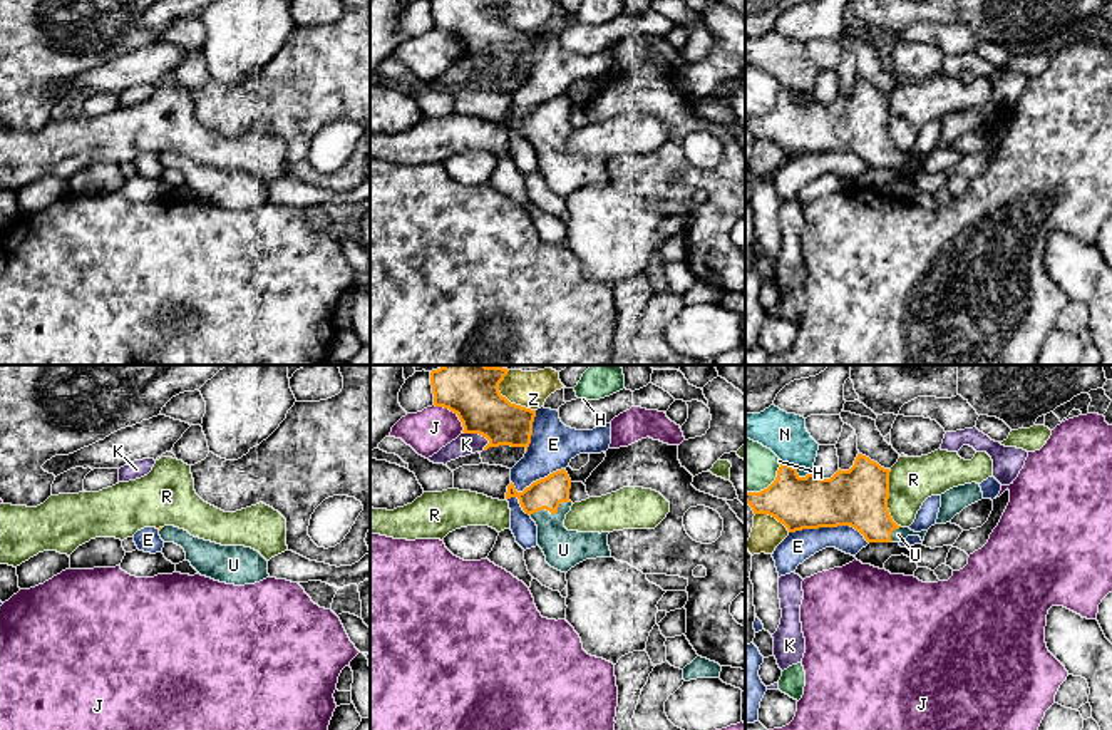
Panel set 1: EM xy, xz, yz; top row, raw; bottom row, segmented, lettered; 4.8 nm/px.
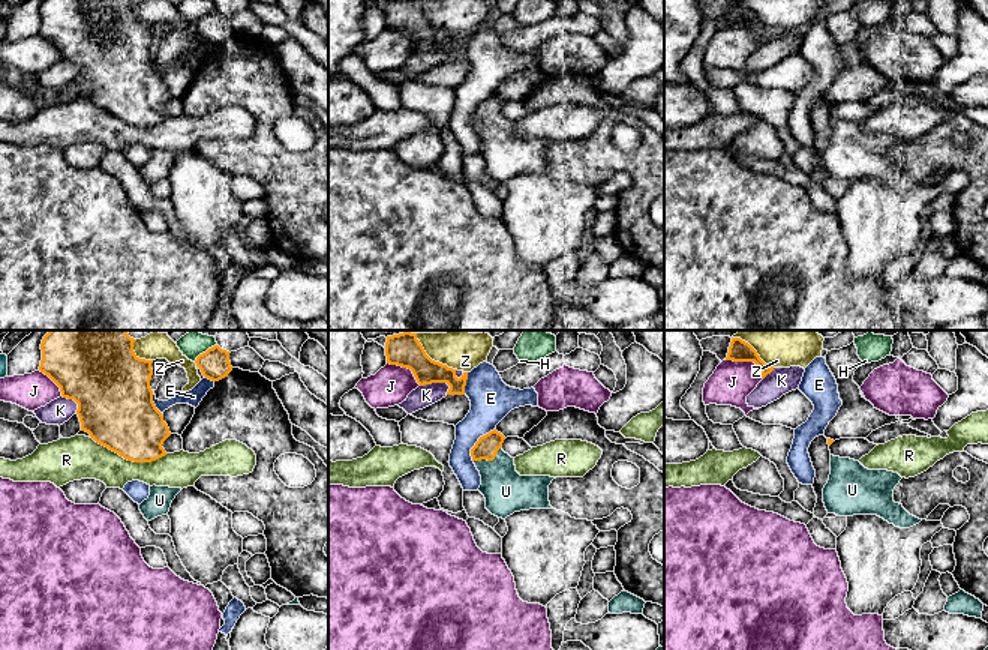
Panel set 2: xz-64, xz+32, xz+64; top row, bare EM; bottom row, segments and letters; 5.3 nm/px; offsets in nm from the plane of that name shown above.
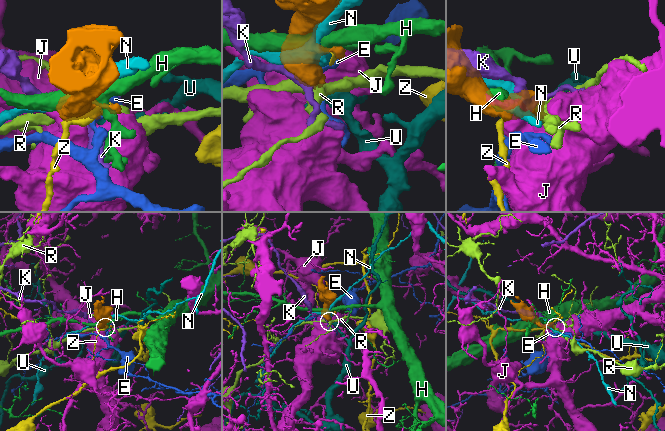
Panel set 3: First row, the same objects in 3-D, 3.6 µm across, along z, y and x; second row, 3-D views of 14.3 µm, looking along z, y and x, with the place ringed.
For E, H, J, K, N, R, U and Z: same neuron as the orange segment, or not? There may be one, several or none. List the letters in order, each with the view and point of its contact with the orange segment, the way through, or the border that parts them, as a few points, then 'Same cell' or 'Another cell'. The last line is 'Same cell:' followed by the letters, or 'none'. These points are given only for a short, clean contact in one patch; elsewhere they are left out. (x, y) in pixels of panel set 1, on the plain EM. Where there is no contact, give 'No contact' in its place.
E: Touches orange at yz (829, 151). Another cell
H: Touches orange at yz (769, 111). Another cell
J: Touches orange at xz (453, 35). Boundary: xz (434, 29), (449, 34), (464, 54). Another cell
K: Touches orange at xz (476, 57). Another cell
N: Touches orange at yz (796, 97). Another cell
R: Touches orange at yz (888, 123). Another cell
U: Touches orange at xz (551, 138). Path across: xz (548, 118), (551, 138), (551, 161), (563, 174). Same cell
Z: Touches orange at xz (508, 25). Another cell
Same cell: U

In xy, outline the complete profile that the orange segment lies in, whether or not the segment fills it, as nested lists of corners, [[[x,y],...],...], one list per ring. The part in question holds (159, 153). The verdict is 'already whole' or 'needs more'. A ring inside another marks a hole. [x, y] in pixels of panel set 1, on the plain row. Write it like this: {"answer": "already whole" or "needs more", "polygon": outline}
{"answer": "needs more", "polygon": [[[159,152],[164,167],[174,167],[186,177],[186,186],[206,203],[219,208],[245,211],[266,204],[268,186],[255,174],[245,171],[221,171],[191,161],[188,156]]]}

